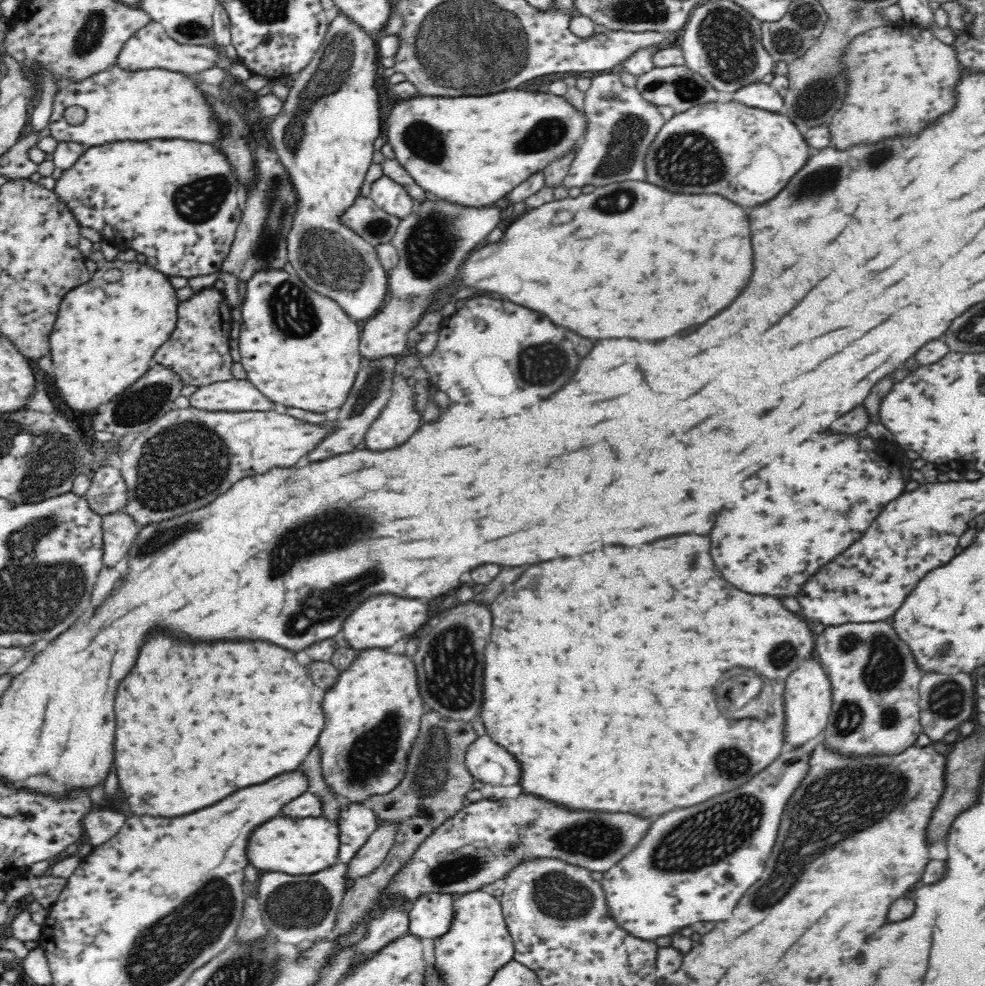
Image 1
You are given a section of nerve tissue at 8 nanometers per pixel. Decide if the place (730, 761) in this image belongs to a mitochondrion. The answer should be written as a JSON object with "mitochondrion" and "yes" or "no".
{"mitochondrion":"yes"}

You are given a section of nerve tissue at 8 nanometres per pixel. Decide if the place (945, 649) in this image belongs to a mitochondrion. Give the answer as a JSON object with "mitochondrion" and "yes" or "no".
{"mitochondrion":"yes"}

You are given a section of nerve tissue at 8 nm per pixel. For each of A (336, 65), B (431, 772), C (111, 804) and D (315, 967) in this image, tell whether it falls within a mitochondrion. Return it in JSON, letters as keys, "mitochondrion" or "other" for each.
{"A":"mitochondrion","B":"mitochondrion","C":"other","D":"other"}

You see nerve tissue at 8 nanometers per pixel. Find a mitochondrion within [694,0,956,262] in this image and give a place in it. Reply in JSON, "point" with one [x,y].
{"point":[728,41]}

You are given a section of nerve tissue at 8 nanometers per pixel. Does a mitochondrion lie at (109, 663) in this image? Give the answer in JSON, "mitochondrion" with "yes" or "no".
{"mitochondrion":"no"}

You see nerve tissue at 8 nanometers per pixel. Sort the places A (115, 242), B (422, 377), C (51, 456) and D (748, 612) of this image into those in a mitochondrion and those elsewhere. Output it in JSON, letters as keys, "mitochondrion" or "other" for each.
{"A":"other","B":"other","C":"mitochondrion","D":"other"}

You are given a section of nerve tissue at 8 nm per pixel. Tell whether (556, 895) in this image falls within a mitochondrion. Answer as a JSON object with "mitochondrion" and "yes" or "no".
{"mitochondrion":"yes"}

